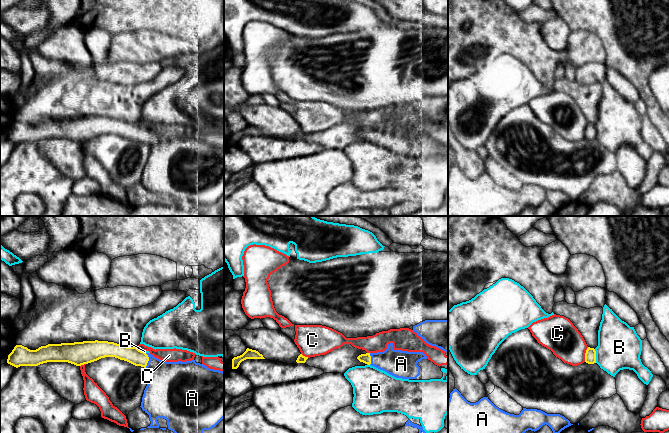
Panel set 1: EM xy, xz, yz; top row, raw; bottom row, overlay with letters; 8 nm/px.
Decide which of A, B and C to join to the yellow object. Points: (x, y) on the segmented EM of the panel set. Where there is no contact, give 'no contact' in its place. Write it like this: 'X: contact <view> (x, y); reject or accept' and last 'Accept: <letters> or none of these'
A: contact xy (148, 360); reject
B: contact yz (595, 356); reject
C: contact yz (585, 354); reject
Accept: none of these

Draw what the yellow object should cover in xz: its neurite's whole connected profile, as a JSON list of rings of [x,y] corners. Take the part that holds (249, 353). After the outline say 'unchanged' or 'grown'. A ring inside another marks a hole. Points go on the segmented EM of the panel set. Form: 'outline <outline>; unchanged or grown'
outline [[[247,348],[242,355],[234,357],[232,359],[232,369],[237,369],[240,363],[246,359],[265,359],[265,358],[258,351]]]; unchanged

